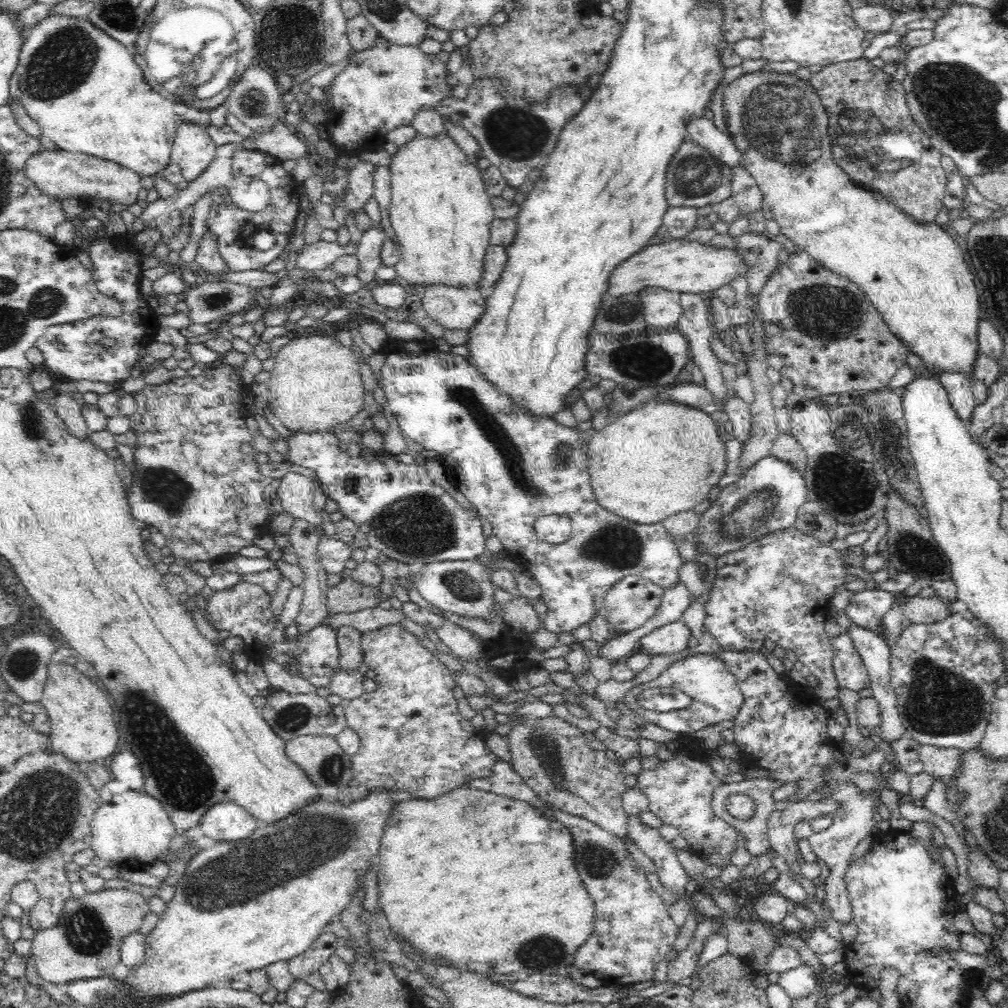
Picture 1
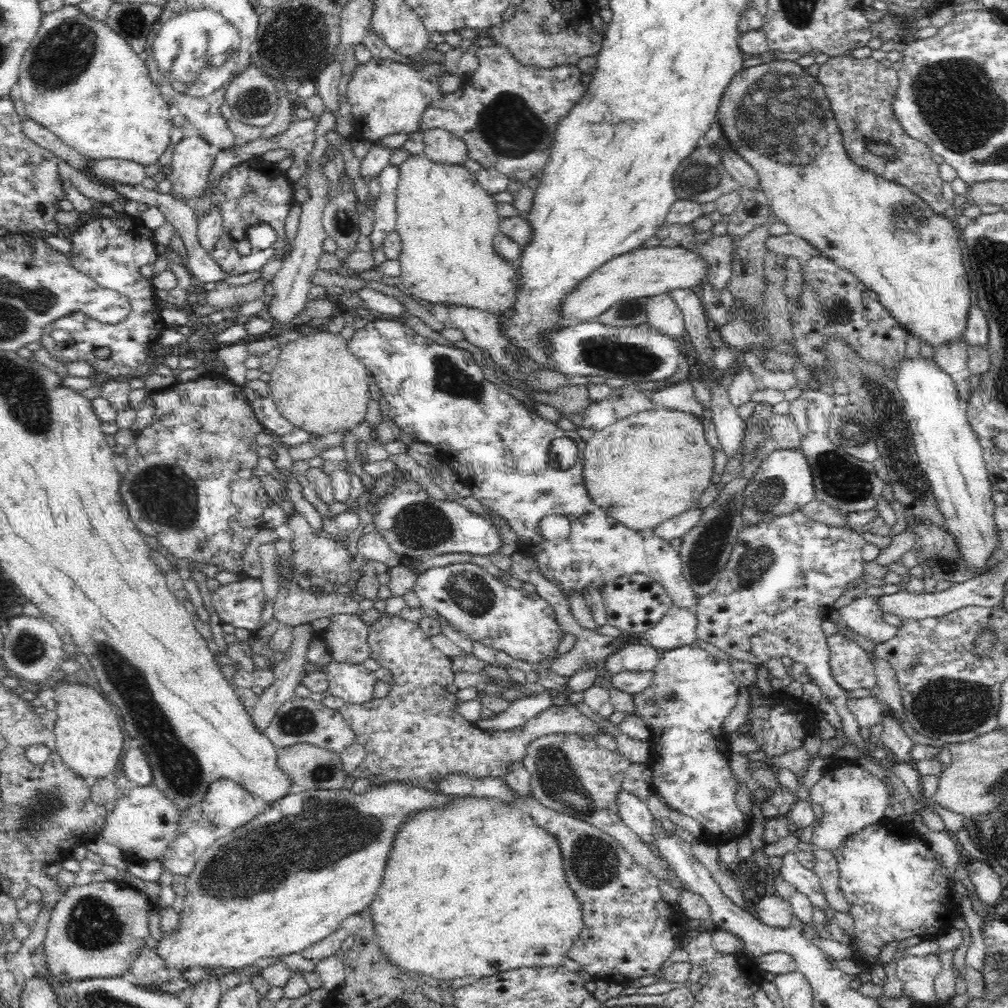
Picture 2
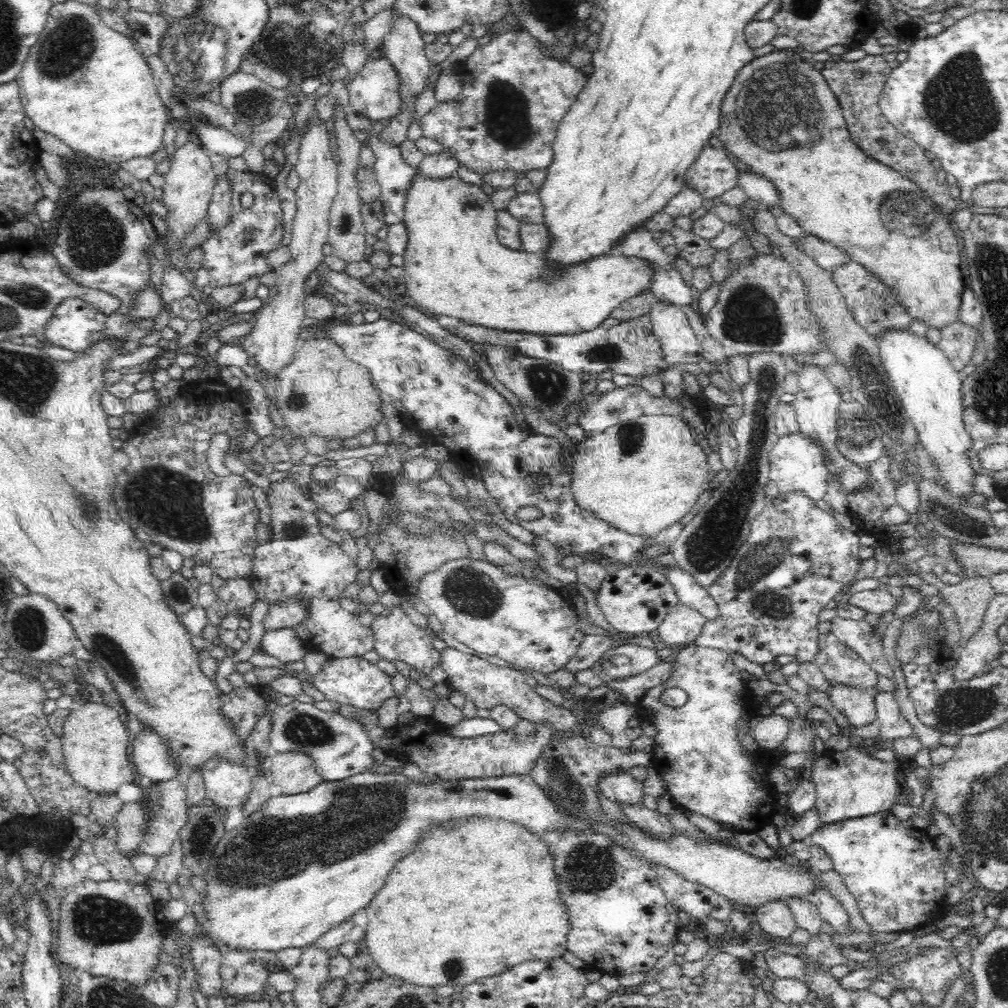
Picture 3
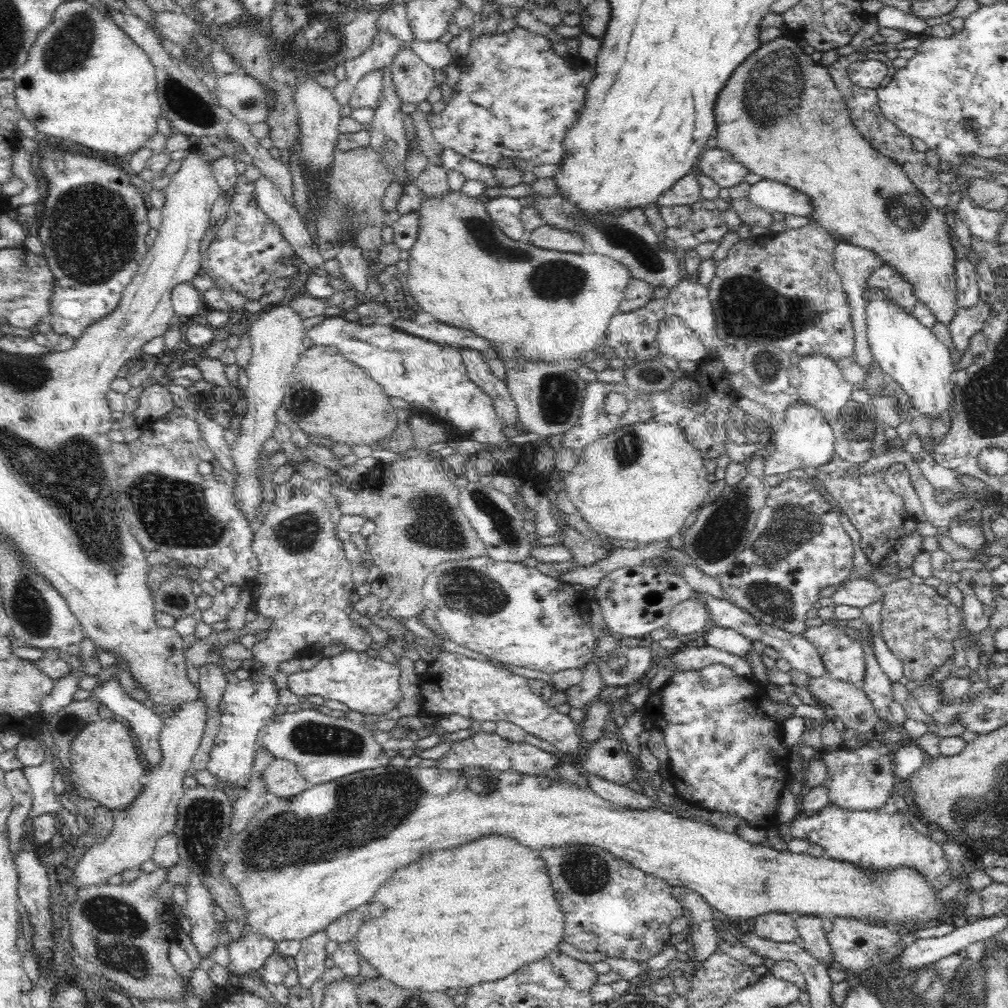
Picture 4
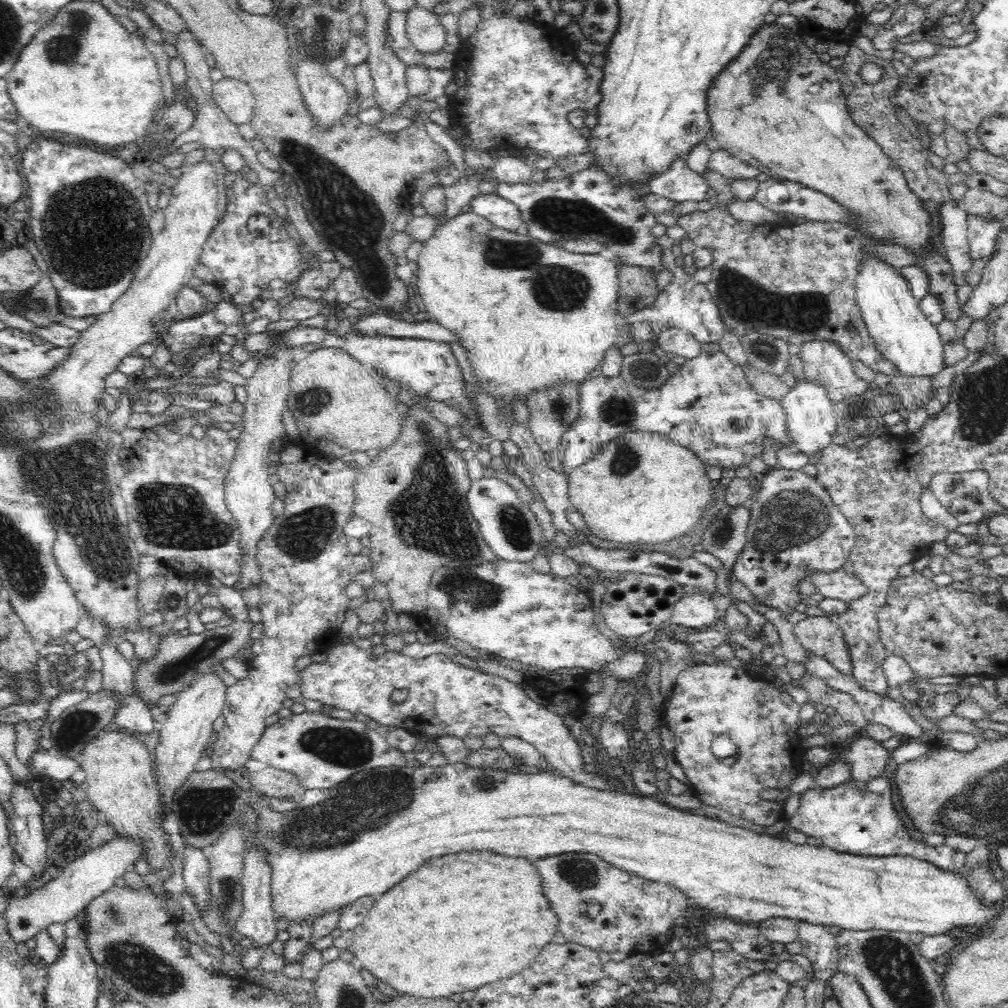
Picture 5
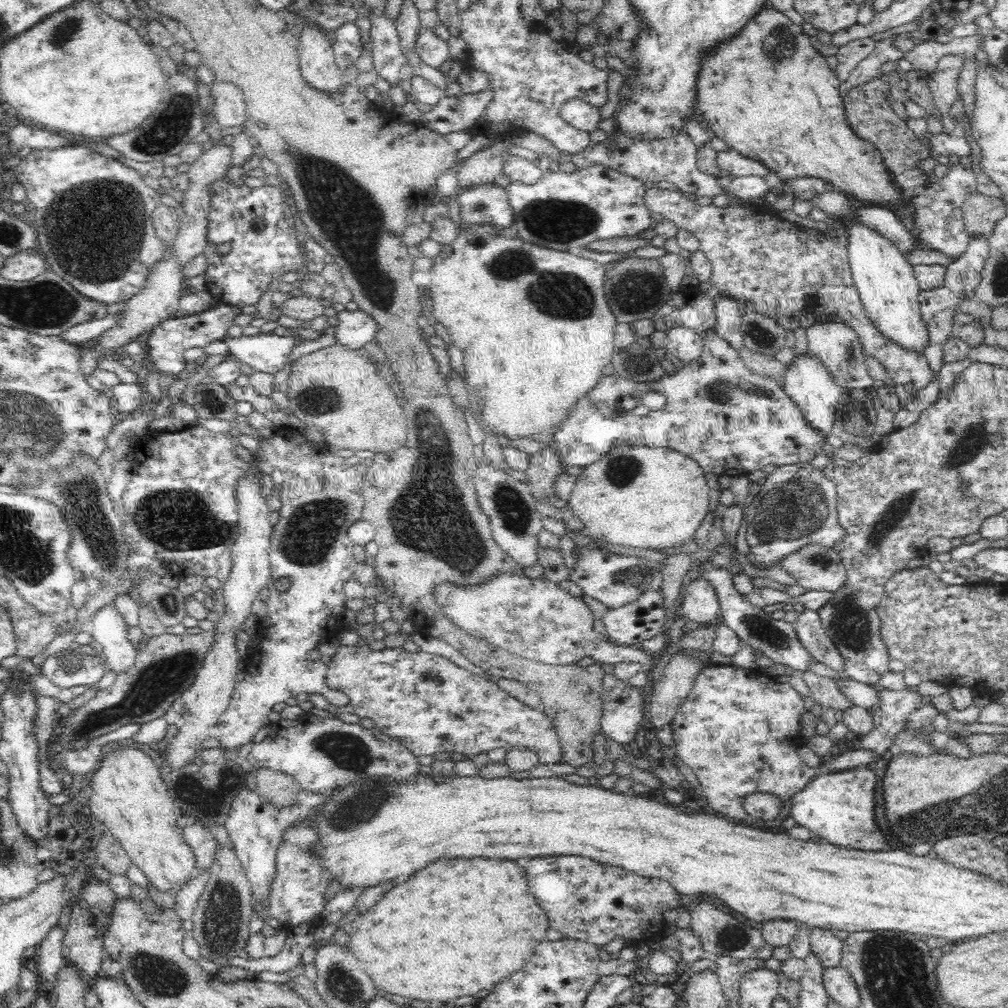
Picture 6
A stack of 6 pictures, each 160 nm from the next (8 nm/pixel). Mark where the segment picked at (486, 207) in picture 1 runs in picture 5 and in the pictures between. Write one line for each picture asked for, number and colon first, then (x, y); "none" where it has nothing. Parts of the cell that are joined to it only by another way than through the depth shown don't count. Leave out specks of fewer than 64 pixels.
2: (447, 222)
3: (454, 265)
4: (530, 303)
5: (530, 314)

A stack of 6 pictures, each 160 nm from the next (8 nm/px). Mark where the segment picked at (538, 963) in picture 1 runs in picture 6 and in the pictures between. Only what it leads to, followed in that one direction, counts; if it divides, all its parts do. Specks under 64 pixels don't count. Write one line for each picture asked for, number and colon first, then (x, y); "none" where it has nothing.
2: (475, 888)
3: (477, 897)
4: (457, 918)
5: (463, 921)
6: (459, 926)

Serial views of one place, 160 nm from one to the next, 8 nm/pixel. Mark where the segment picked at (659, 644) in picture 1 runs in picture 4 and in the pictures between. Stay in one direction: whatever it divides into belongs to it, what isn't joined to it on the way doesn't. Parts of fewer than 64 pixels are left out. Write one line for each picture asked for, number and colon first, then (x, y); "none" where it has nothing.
2: (677, 628)
3: (682, 625)
4: (689, 617)

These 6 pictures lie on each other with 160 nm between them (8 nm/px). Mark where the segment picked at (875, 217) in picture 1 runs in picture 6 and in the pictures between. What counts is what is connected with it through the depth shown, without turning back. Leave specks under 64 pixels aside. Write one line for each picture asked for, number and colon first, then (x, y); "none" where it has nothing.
2: (777, 117)
3: (780, 117)
4: (797, 131)
5: (796, 126)
6: (768, 94)

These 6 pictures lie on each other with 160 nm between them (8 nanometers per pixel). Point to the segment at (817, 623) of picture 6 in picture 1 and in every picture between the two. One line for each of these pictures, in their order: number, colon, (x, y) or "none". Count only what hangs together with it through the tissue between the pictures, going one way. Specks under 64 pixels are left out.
1: (850, 671)
2: (851, 667)
3: (841, 665)
4: (844, 658)
5: (818, 635)

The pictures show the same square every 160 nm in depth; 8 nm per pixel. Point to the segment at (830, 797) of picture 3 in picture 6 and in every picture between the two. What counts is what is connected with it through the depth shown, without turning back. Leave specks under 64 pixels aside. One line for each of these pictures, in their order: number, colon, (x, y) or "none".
4: (860, 778)
5: (867, 757)
6: (894, 708)

